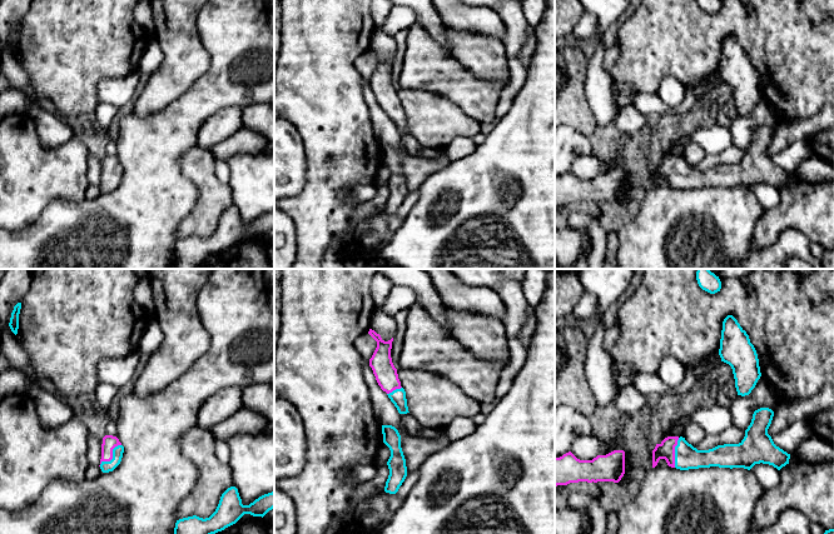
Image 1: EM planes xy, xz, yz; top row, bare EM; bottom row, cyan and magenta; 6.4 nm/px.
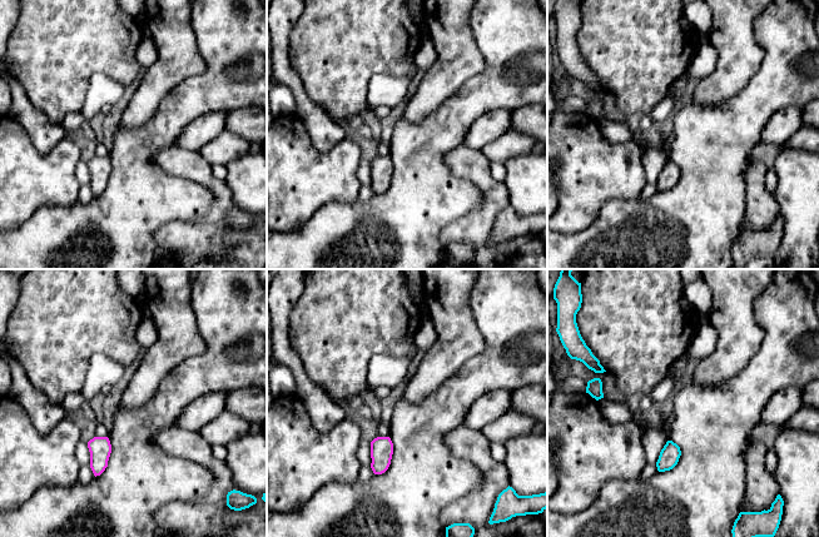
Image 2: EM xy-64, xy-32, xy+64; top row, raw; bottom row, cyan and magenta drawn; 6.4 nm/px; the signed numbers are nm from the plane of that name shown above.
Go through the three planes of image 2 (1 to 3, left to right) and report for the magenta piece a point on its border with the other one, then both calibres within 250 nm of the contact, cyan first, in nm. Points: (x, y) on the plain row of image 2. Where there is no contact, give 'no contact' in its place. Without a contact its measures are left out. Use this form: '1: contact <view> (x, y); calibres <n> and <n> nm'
1: no contact
2: no contact
3: no contact

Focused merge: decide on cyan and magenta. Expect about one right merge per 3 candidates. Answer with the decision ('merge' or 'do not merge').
merge

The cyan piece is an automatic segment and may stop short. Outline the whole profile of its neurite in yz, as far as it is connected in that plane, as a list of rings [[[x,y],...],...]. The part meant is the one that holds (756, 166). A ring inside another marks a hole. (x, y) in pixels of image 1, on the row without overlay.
[[[769,128],[755,130],[739,164],[718,165],[709,170],[698,170],[682,156],[667,156],[652,170],[652,188],[665,179],[669,186],[680,190],[710,186],[750,190],[760,183],[780,190],[789,184],[790,174],[776,166],[768,154],[773,136],[774,131]]]

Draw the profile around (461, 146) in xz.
[[[456,136],[443,151],[447,158],[453,161],[472,154],[476,148],[477,145],[473,143],[472,138]]]

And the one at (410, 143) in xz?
[[[411,133],[399,134],[399,136],[402,139],[403,146],[412,156],[416,158],[421,156],[420,151],[422,148],[420,146],[418,141],[413,138]]]

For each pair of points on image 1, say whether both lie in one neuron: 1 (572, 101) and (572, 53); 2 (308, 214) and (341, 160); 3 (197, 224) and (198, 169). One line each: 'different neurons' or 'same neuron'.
1: same neuron
2: same neuron
3: same neuron

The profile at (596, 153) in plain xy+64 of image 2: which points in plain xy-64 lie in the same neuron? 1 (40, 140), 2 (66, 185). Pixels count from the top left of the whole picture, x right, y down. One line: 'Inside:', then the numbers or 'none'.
Inside: 2

